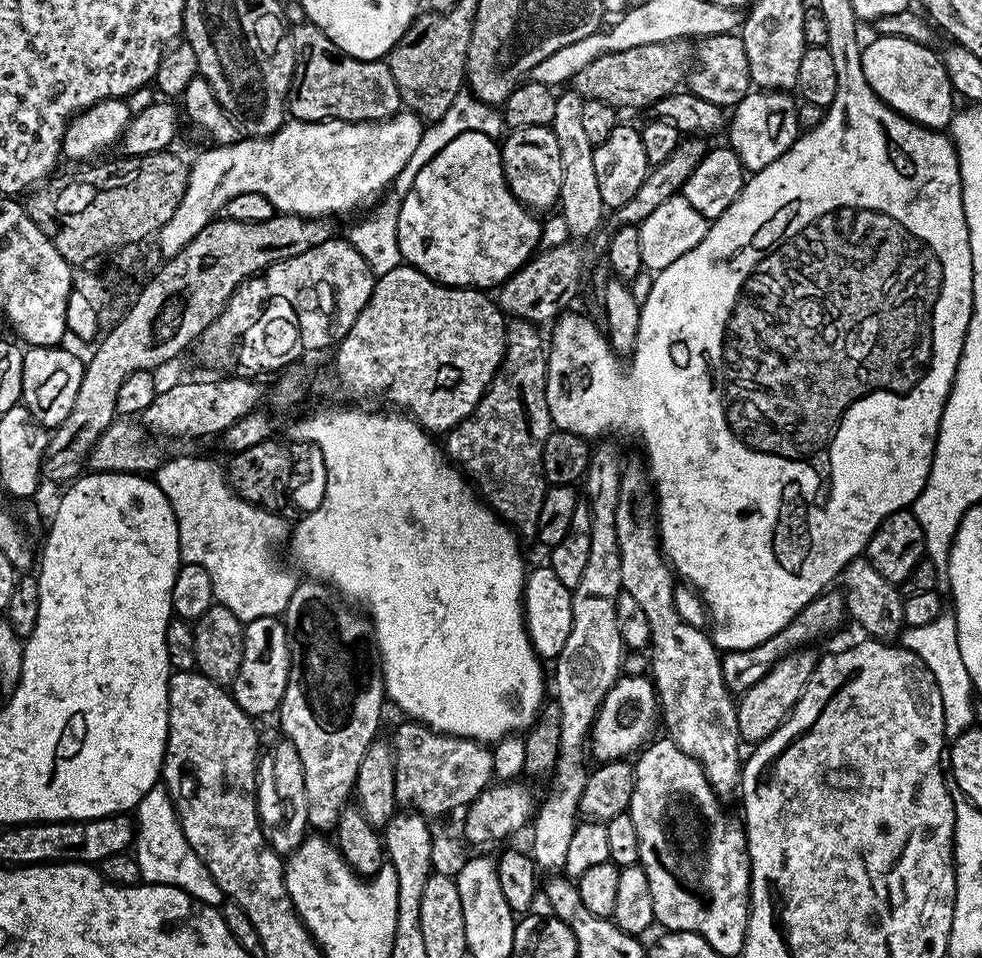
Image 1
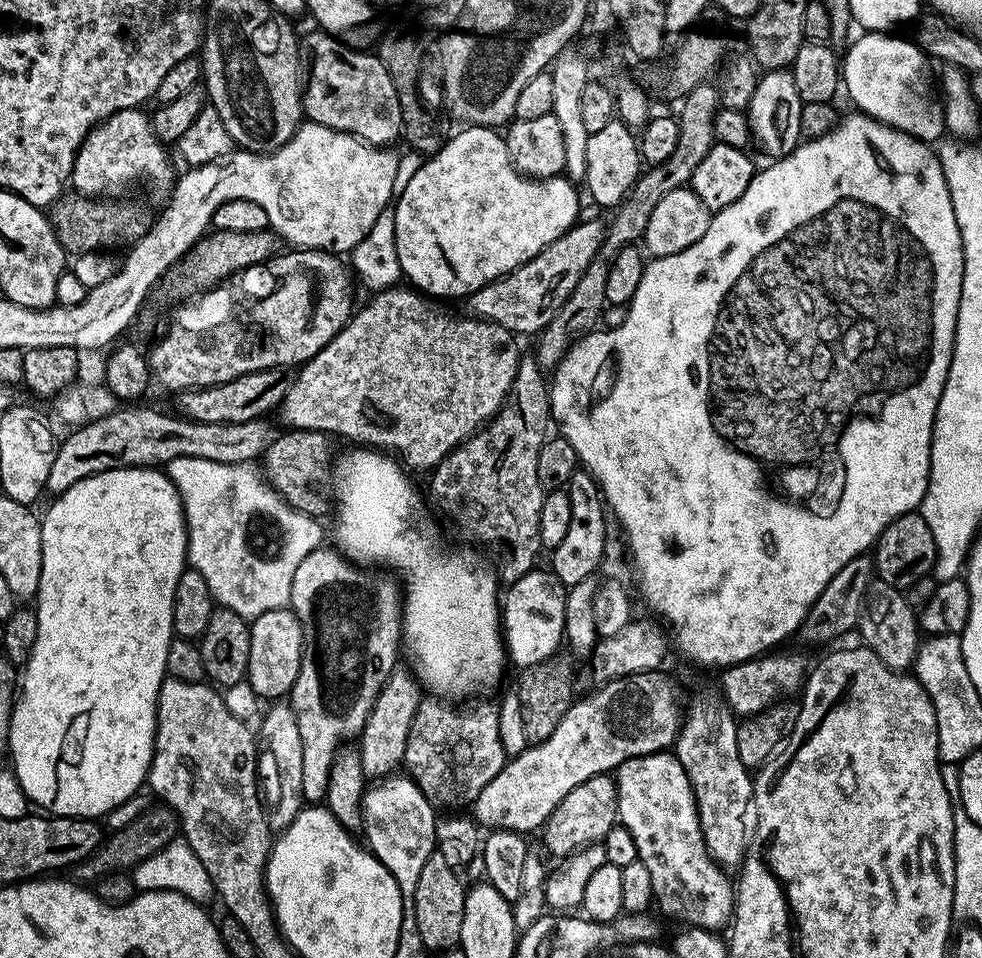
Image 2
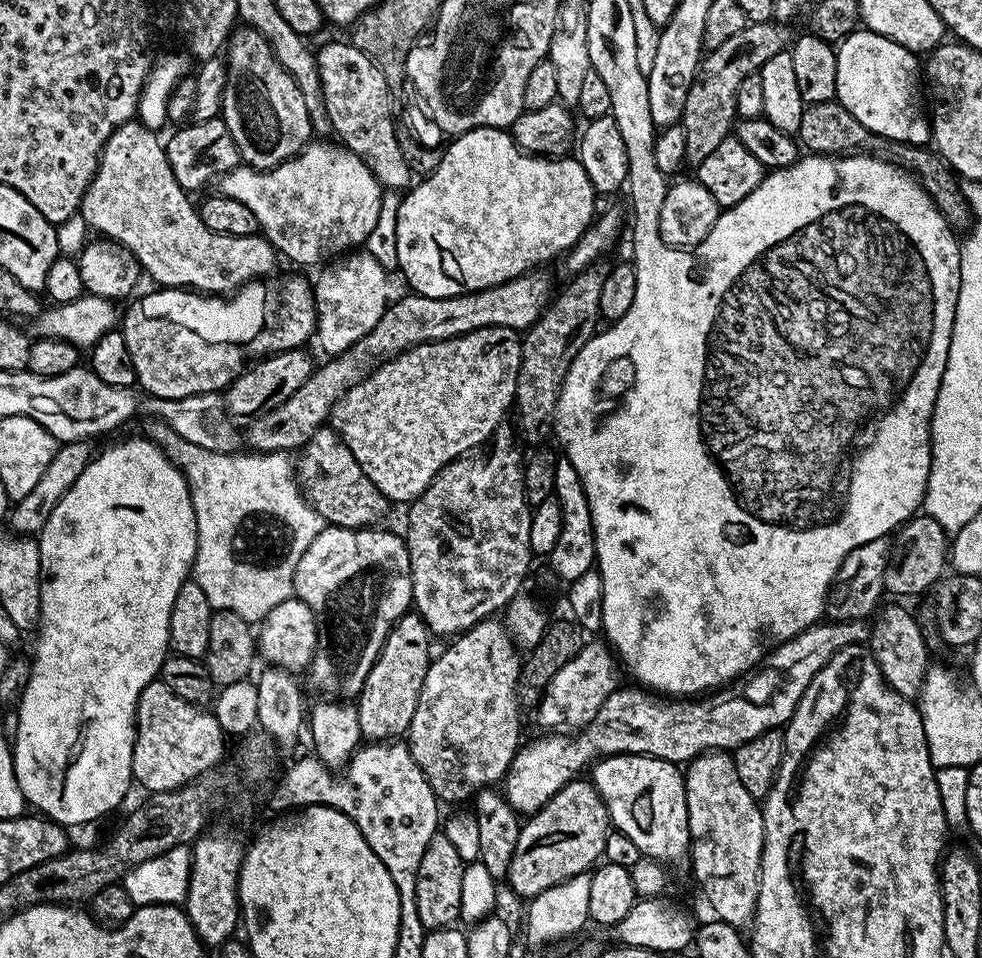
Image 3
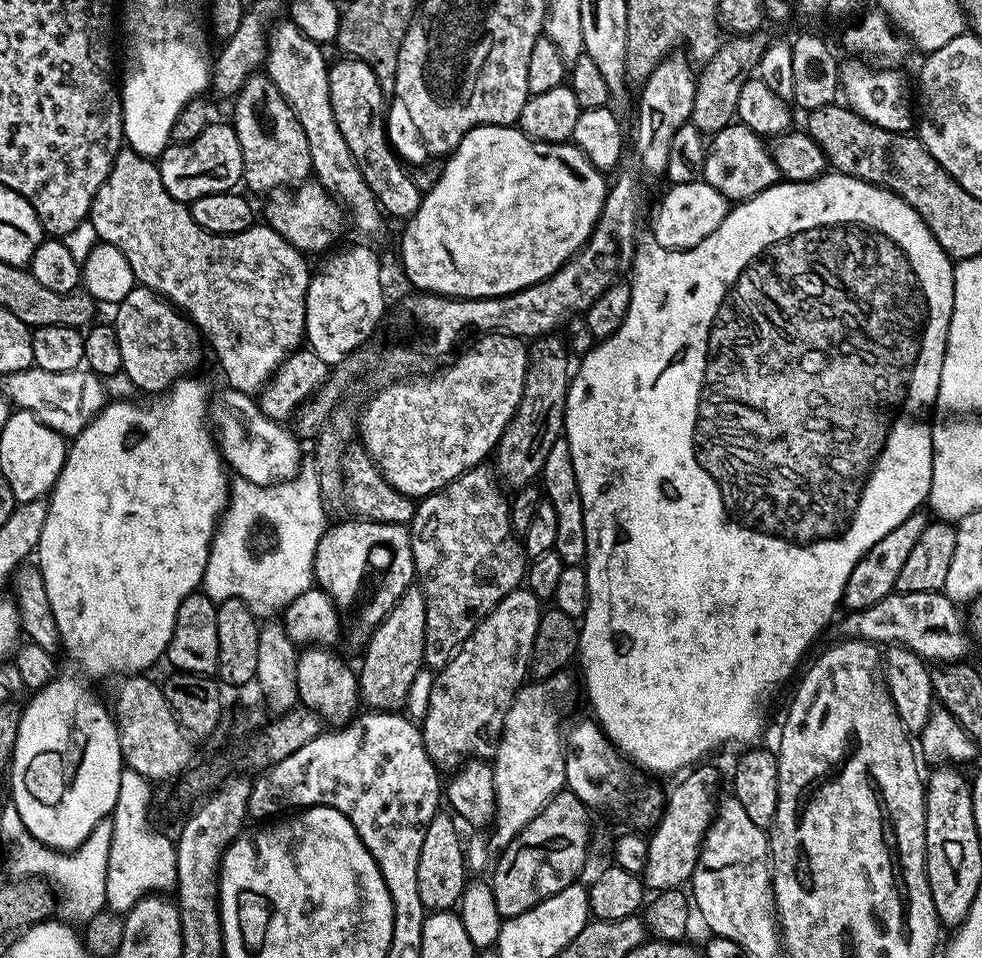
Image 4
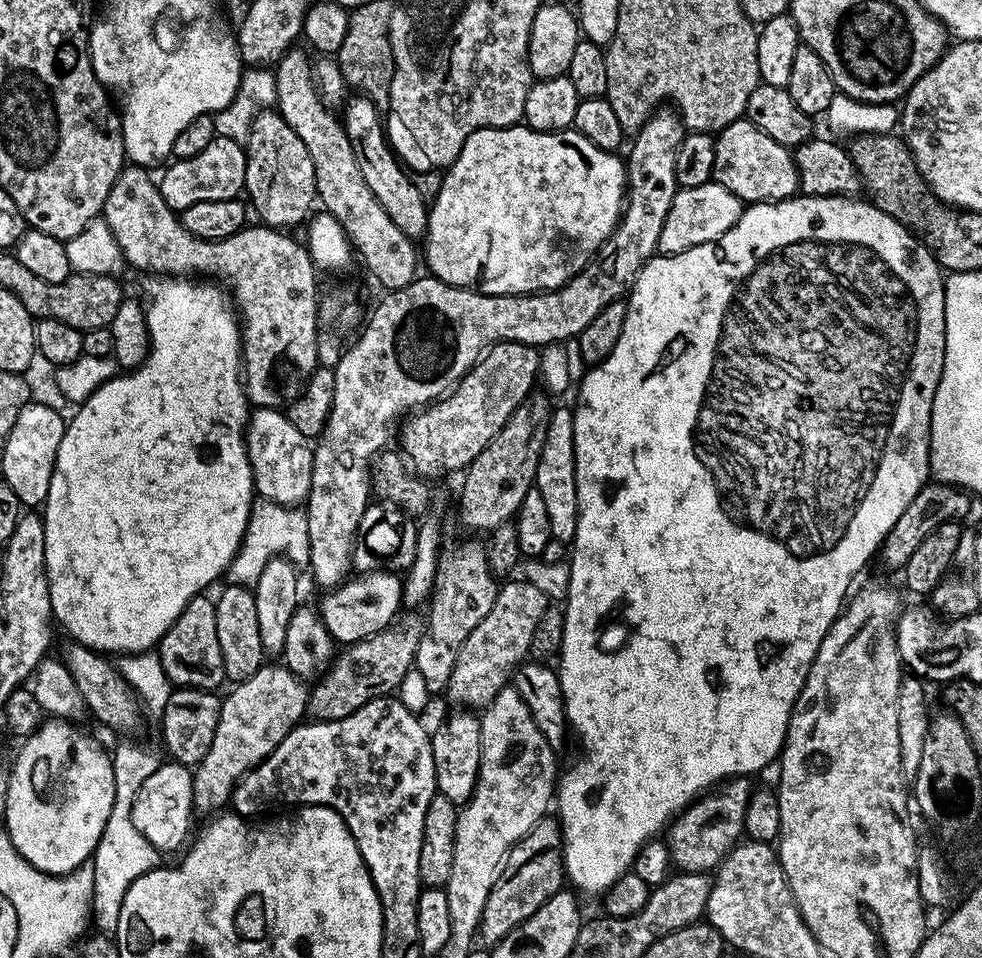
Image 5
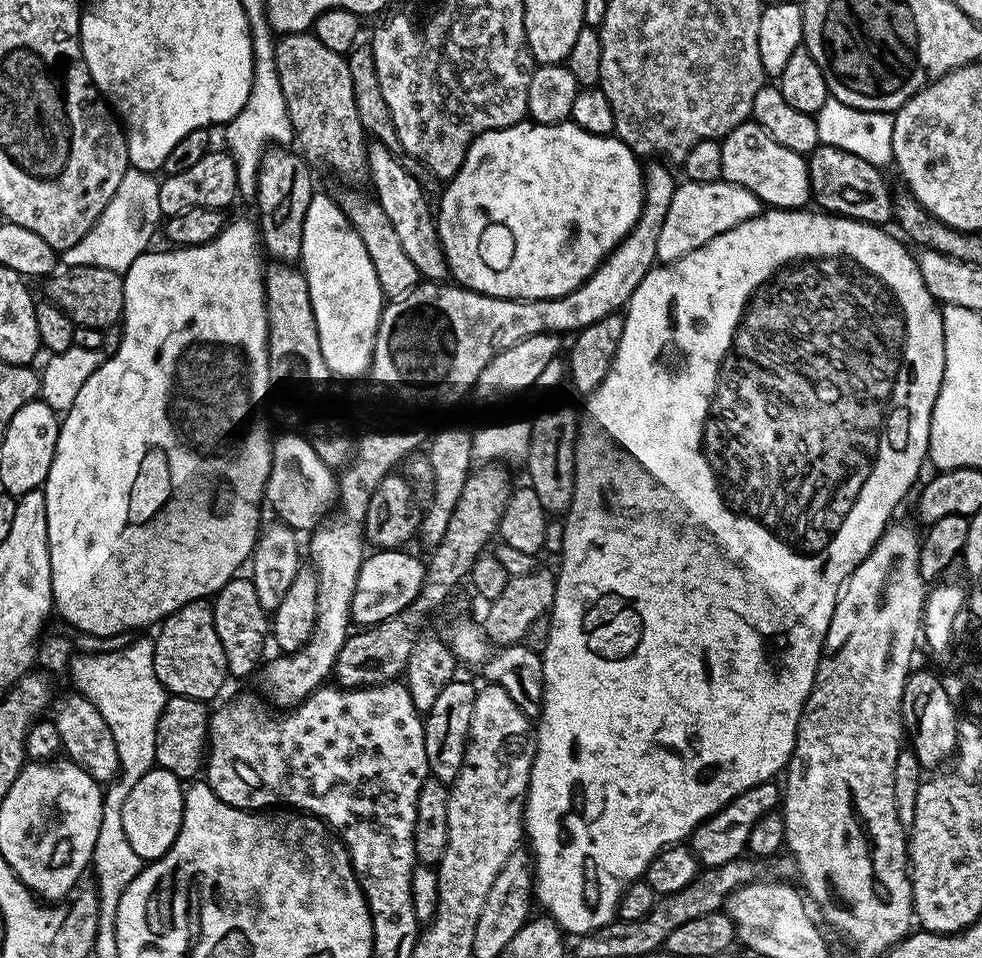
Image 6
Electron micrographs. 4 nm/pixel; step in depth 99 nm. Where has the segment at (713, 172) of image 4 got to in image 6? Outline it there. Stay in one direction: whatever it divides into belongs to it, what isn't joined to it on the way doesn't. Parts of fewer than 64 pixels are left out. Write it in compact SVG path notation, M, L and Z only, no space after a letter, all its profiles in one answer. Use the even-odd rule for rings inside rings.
M754 122L740 124L720 141L722 146L722 177L729 184L742 186L760 199L761 205L773 208L809 207L812 200L808 162L794 150L786 150L774 142L762 126Z

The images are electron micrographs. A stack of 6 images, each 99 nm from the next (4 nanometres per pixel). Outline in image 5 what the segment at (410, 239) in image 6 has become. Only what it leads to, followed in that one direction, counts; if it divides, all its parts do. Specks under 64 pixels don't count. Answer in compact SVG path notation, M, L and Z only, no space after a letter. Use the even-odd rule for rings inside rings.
M352 94L347 97L342 108L342 123L350 138L350 146L354 146L354 158L358 162L358 170L362 170L362 178L366 178L366 186L374 193L374 198L382 202L382 210L390 214L390 222L402 230L402 234L420 238L428 230L428 210L426 197L420 193L420 184L414 182L404 173L402 165L396 161L388 140L384 137L382 114L366 97Z

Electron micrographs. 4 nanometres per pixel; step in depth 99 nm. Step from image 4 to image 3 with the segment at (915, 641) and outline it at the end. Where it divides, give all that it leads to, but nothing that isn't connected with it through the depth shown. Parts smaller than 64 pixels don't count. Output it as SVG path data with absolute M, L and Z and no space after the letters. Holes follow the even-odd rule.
M829 620L817 622L809 626L806 630L802 630L798 634L794 634L794 638L783 640L781 644L769 651L763 661L756 665L751 672L745 672L744 675L736 677L727 686L721 687L719 690L713 691L707 698L665 698L663 695L657 694L651 690L645 690L640 686L631 686L632 688L617 687L616 691L610 694L610 698L606 698L606 702L602 702L602 710L598 710L598 714L586 725L585 728L579 729L575 734L564 734L568 736L556 736L560 734L544 734L541 740L536 740L533 744L525 743L520 751L516 753L516 757L512 759L512 767L508 769L507 776L502 781L502 791L508 805L512 807L517 814L531 814L537 812L542 806L546 806L546 802L550 802L550 798L554 798L554 794L558 794L558 790L562 790L562 786L566 786L571 780L577 779L581 775L580 772L596 763L598 758L606 756L657 756L663 760L669 760L671 764L684 766L691 762L694 757L700 756L703 752L713 750L734 750L738 746L742 746L746 742L750 742L750 738L758 738L767 732L775 732L783 729L791 720L794 710L798 710L798 702L802 702L802 694L806 694L806 690L810 686L810 682L818 674L818 670L822 670L822 666L826 666L826 662L830 662L830 658L834 658L836 652L840 652L846 646L851 644L864 644L870 636L870 624L868 620Z

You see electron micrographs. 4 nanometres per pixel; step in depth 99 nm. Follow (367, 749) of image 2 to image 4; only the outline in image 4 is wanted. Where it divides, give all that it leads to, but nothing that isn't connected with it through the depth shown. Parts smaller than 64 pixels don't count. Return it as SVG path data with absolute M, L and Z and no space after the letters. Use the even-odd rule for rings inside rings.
M407 588L365 644L368 645L364 648L364 661L360 668L358 664L359 699L378 712L400 712L416 684L416 675L425 667L426 598L423 588Z

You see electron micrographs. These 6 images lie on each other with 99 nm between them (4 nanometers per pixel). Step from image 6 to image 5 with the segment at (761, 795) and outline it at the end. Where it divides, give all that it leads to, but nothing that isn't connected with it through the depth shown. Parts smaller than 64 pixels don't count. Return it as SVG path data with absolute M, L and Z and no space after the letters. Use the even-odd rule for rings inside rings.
M738 776L735 777L734 784L736 784L736 788L732 788L729 792L720 792L721 790L712 790L707 794L695 799L691 804L688 805L687 808L684 809L683 812L680 813L679 816L676 817L675 820L672 821L671 824L668 825L666 829L666 843L668 845L668 854L669 857L680 872L702 872L705 874L711 873L713 869L719 865L720 861L724 859L724 855L727 854L729 850L744 836L744 811L746 810L746 806L748 805L748 797L752 795L754 791L754 784L751 784L753 781L749 779L747 776Z

